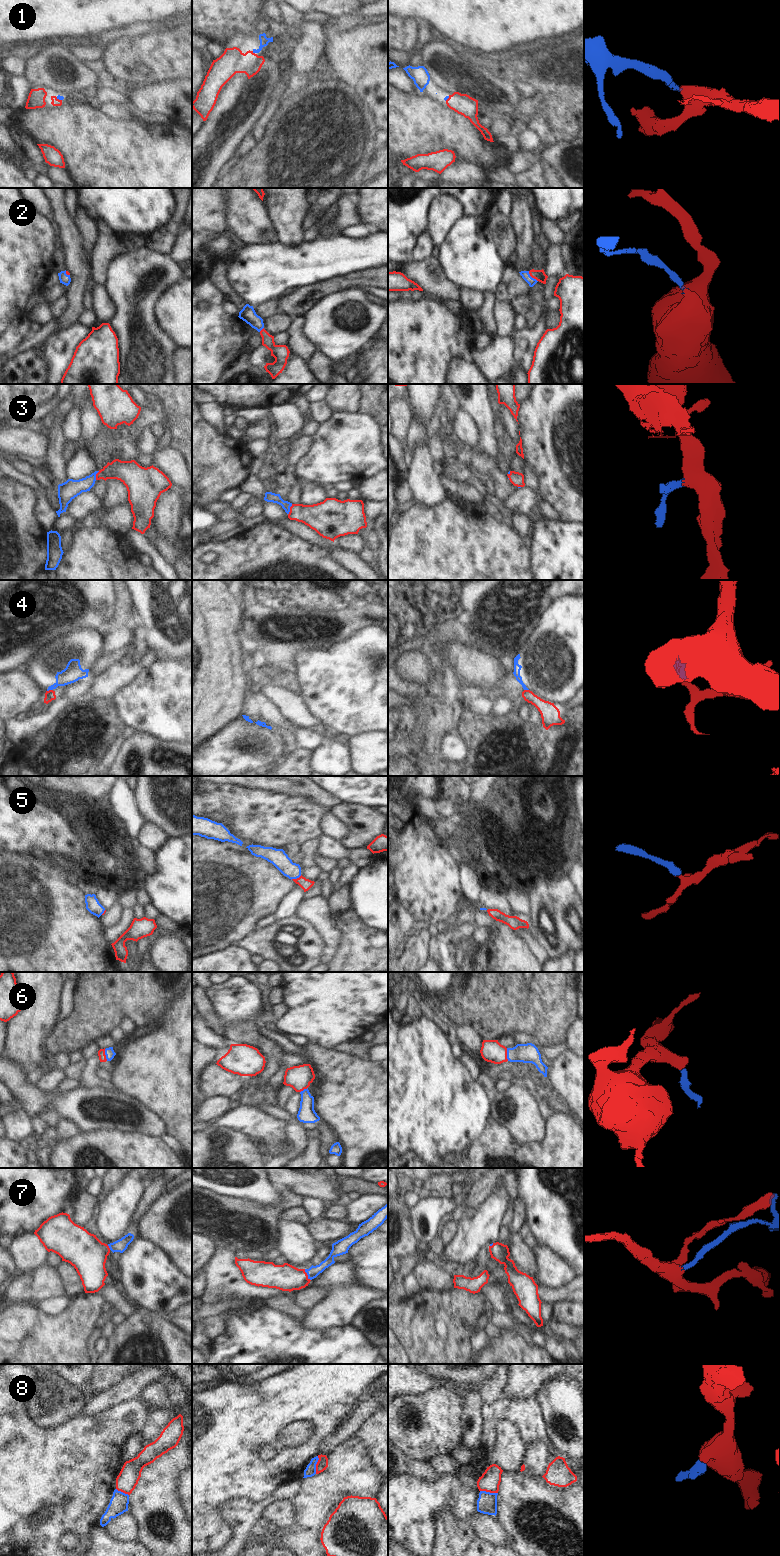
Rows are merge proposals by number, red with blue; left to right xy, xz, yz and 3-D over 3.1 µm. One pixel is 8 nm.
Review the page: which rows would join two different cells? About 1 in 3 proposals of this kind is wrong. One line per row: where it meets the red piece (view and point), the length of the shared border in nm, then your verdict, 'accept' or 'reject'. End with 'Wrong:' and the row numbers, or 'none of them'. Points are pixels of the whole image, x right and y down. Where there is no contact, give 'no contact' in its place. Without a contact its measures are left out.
1: contact xz (252, 52); length 30 nm; accept
2: contact yz (532, 277); length 120 nm; accept
3: contact xz (290, 509); length 90 nm; accept
4: contact xy (49, 690); length 50 nm; reject
5: contact xz (297, 878); length 90 nm; accept
6: contact yz (506, 1054); length 110 nm; accept
7: contact xz (307, 1275); length 110 nm; accept
8: contact xz (316, 1465); length 150 nm; reject
Wrong: 4, 8

